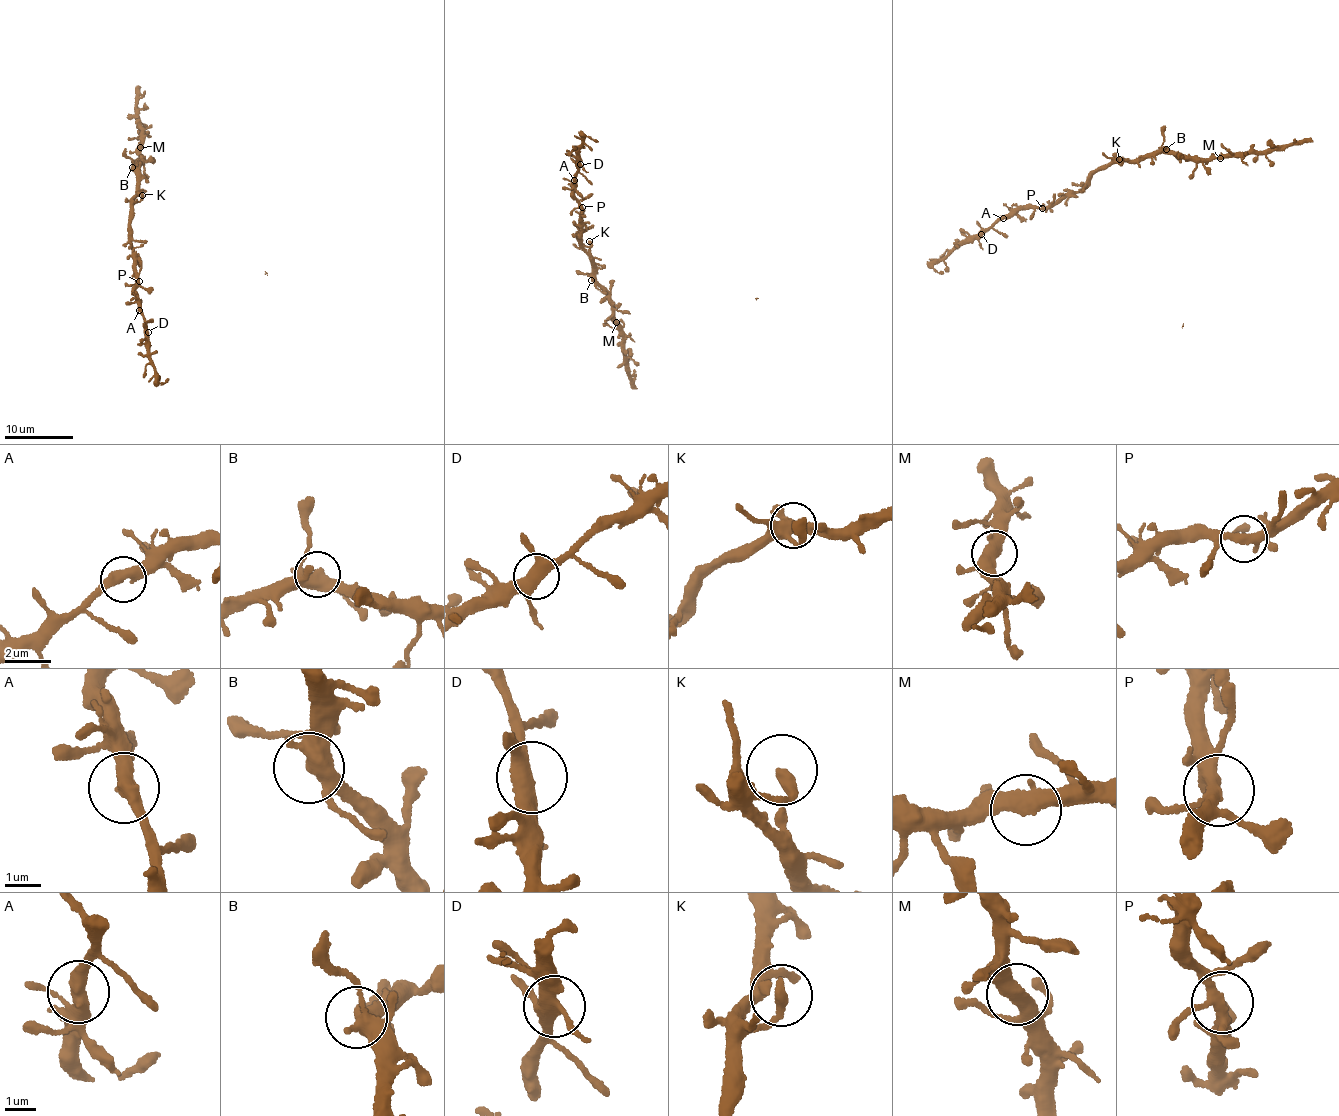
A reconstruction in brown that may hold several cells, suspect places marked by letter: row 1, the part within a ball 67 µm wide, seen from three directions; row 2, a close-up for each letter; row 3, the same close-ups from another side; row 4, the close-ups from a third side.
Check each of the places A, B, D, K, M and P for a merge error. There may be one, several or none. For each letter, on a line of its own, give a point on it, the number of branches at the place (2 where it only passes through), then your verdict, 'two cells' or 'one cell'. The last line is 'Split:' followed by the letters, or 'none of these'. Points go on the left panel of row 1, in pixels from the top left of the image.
A: at (139, 310); 2 branches meet; one cell
B: at (132, 167); 4 branches meet; one cell
D: at (148, 332); 4 branches meet; one cell
K: at (142, 195); 1 branches meet; one cell
M: at (140, 147); 2 branches meet; one cell
P: at (139, 281); 4 branches meet; one cell
Split: none of these

